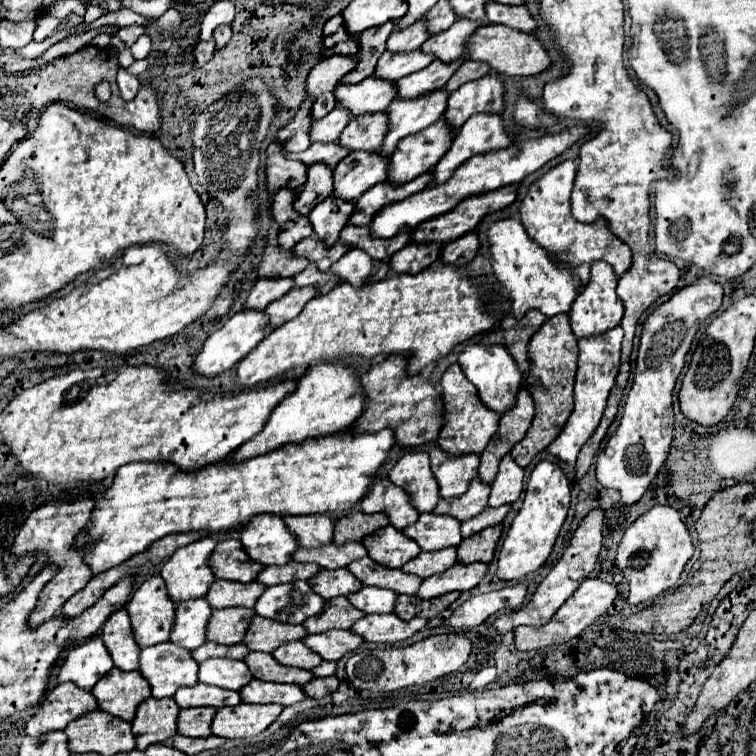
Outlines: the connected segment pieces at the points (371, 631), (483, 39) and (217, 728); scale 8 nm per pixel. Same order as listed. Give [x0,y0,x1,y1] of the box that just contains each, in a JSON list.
[[351,613,427,643],[467,25,551,77],[211,703,283,739]]

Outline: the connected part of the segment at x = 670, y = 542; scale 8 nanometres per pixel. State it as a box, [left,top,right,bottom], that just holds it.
[617,505,693,605]

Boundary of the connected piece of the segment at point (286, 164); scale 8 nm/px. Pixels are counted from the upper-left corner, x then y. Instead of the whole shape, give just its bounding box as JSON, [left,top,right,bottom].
[267,143,309,193]

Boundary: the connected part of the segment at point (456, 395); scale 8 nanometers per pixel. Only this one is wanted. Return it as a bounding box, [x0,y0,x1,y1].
[435,363,499,457]

